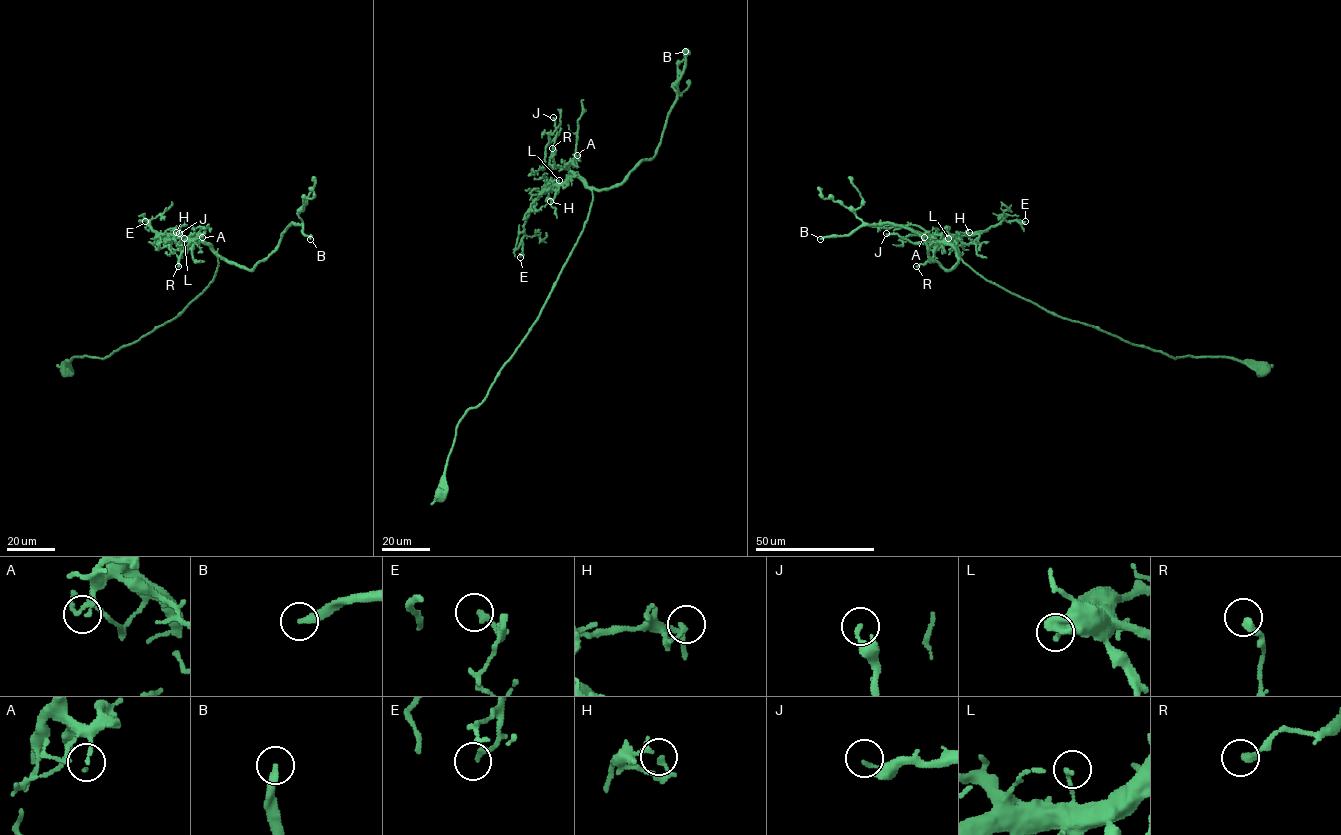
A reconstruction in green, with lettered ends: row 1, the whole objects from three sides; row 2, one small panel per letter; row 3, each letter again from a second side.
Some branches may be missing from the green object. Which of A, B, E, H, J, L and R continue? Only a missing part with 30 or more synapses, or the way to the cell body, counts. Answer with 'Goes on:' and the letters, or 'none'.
Goes on: B

